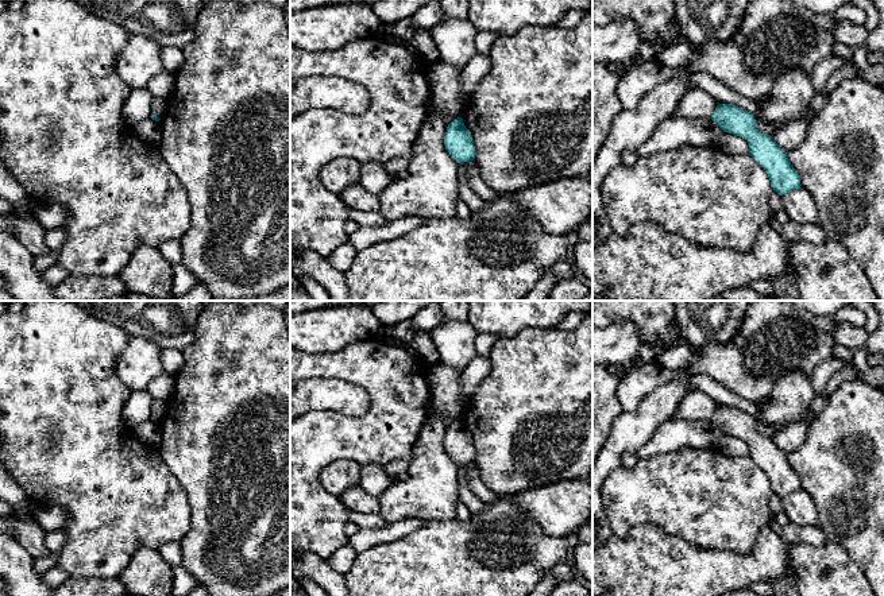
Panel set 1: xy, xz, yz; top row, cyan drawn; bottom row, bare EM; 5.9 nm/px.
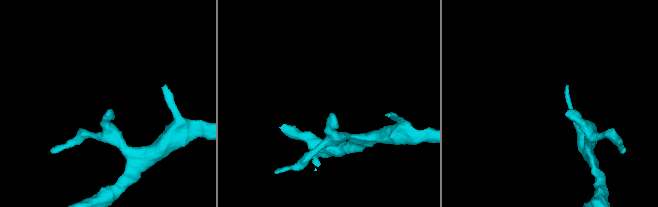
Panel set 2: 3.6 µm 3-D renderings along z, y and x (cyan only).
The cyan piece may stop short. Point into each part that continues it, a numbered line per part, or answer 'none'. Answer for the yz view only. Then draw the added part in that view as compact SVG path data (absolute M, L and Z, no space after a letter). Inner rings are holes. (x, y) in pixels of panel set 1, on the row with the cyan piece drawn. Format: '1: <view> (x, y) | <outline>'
1: yz (695, 104) | M691 89L684 93L671 117L710 119L715 108L717 102L706 92Z

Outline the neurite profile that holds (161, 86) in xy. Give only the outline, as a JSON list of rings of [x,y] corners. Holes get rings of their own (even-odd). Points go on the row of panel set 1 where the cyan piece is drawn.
[[[162,70],[158,76],[153,77],[146,88],[153,98],[169,98],[175,89],[174,74]]]

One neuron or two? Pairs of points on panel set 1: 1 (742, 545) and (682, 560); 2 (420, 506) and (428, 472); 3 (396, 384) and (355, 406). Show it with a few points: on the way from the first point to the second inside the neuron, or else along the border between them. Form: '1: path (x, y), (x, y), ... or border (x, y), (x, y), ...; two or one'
1: border (691, 542), (736, 553), (747, 553), (753, 546); two
2: path (424, 498), (428, 494), (428, 480); one
3: border (344, 379), (369, 398), (369, 410), (362, 417); two

